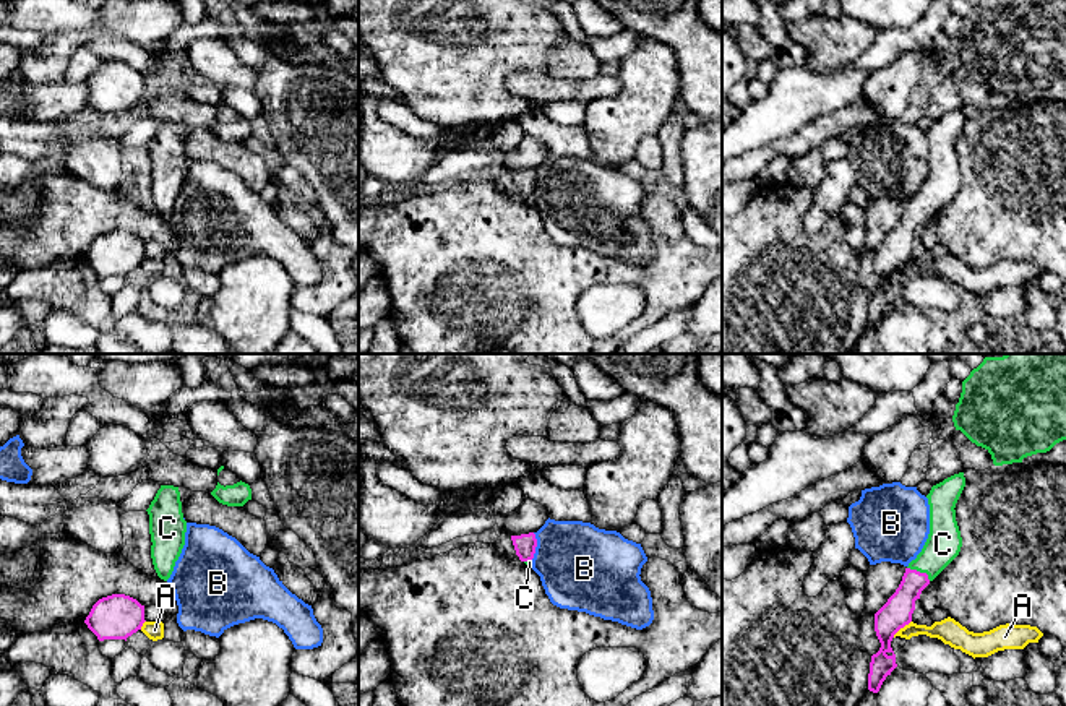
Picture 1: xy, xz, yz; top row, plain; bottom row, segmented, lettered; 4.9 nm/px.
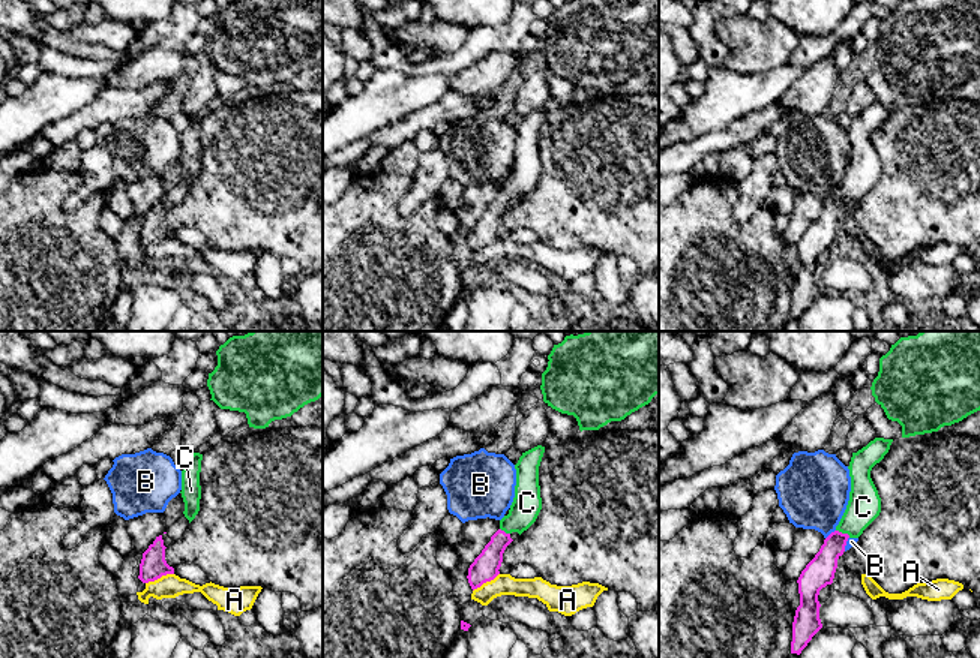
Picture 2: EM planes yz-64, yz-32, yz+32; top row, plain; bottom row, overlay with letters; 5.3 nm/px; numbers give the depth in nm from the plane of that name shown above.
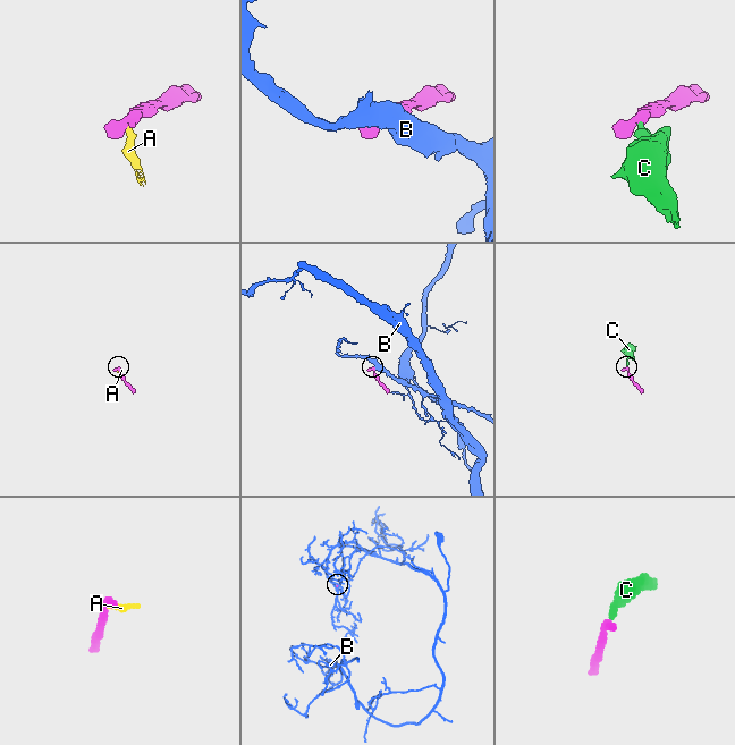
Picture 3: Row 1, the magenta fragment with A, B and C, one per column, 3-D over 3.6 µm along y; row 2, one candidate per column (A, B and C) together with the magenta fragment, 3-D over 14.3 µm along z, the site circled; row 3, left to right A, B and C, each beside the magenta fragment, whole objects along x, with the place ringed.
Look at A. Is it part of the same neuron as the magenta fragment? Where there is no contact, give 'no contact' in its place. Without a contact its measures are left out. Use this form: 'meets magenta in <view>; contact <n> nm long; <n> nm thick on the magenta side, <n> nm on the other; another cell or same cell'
meets magenta in yz; contact 130 nm long; 150 nm thick on the magenta side, 120 nm on the other; another cell

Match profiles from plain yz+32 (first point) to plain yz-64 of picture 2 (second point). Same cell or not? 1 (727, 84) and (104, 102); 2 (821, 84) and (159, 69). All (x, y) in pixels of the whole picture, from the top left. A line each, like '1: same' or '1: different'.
1: different
2: same

